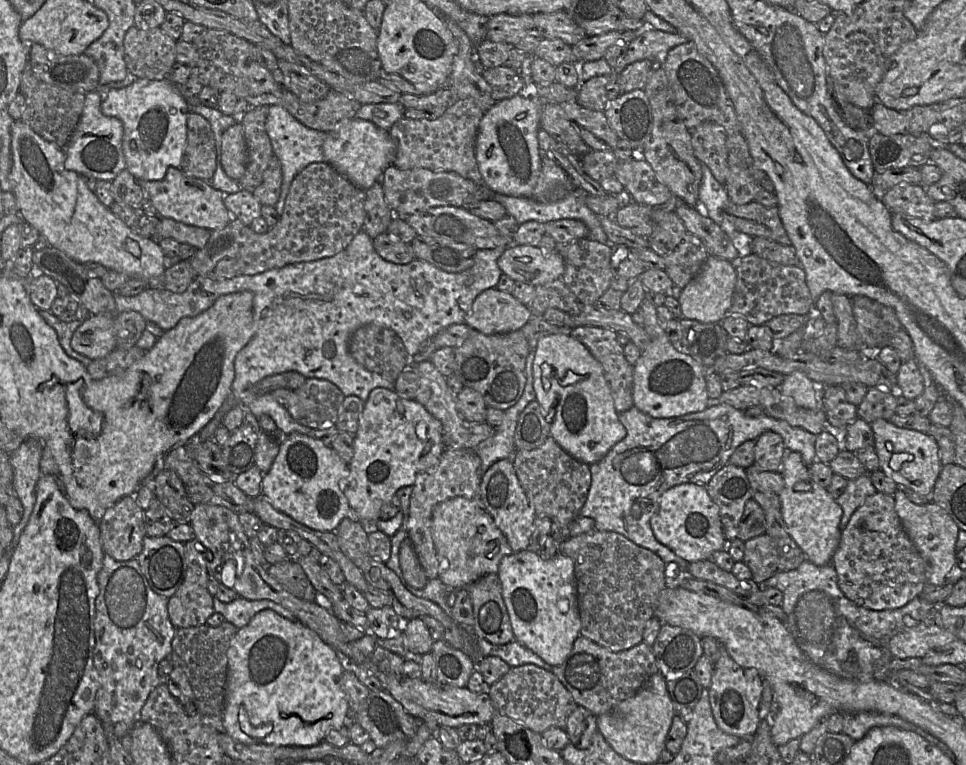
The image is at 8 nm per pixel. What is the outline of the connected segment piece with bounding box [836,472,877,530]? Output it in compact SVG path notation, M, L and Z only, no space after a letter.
M869 473L848 480L847 487L844 493L836 499L836 502L841 506L843 514L840 521L840 529L842 530L852 514L864 504L866 499L877 492L874 487Z

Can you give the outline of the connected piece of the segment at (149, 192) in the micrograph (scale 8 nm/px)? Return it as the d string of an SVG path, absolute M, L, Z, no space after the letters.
M169 167L162 180L137 180L145 192L146 199L157 210L159 217L173 219L190 226L209 231L222 229L232 220L224 204L225 194L209 182L187 175L182 169Z

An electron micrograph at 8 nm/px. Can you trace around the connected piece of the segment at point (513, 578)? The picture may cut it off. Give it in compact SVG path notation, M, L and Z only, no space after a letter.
M522 550L503 557L497 575L515 640L547 664L563 664L581 630L573 560L564 553L543 559L538 552Z

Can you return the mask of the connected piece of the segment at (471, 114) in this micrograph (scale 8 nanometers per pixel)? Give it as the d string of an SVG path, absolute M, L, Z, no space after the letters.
M458 99L437 119L401 118L389 128L396 143L393 165L401 169L427 168L451 171L475 183L483 183L476 160L476 138L484 111L471 99Z

